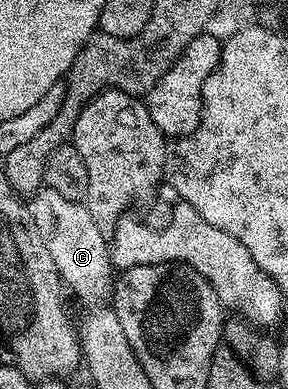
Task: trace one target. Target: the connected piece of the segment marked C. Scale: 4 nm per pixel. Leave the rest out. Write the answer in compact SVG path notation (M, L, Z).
M43 187L32 196L30 213L55 262L62 282L83 299L108 298L115 283L112 250L101 231L102 224L92 218L84 202L64 198L59 191Z

